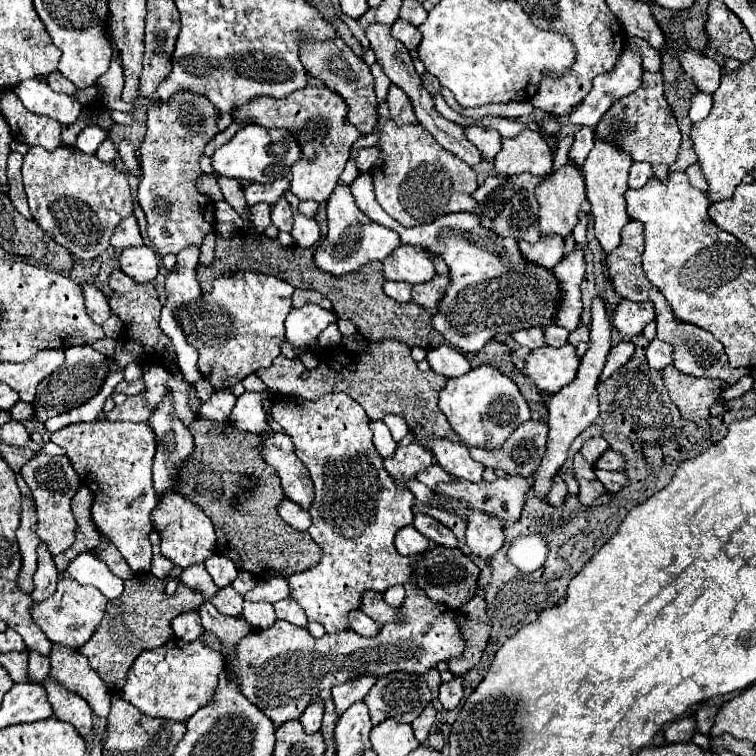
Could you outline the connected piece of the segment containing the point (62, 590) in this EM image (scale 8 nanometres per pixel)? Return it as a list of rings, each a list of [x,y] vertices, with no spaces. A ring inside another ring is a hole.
[[[61,577],[59,585],[57,585],[57,593],[53,593],[47,601],[33,603],[31,617],[51,643],[61,643],[71,649],[79,649],[81,645],[85,645],[89,641],[89,637],[101,623],[105,605],[107,605],[107,599],[101,595],[99,589],[83,587],[83,585],[75,583],[73,579]]]

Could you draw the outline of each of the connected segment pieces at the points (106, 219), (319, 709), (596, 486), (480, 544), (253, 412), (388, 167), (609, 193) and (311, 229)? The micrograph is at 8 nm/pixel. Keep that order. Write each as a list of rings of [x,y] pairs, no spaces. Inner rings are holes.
[[[61,145],[55,151],[31,147],[23,157],[21,173],[35,223],[77,259],[101,255],[119,221],[133,213],[127,177],[113,163],[101,163],[95,155],[81,153],[75,147]]]
[[[311,703],[301,713],[301,723],[305,727],[305,733],[317,733],[321,729],[321,719],[323,719],[323,703]]]
[[[575,477],[575,479],[579,483],[579,501],[583,505],[591,505],[601,493],[605,493],[603,485],[597,479],[593,479],[593,481],[587,481],[583,477]]]
[[[465,509],[463,517],[467,519],[467,547],[473,555],[481,559],[491,559],[495,551],[501,549],[505,533],[501,523],[495,517],[485,517],[485,513]]]
[[[245,391],[237,399],[237,405],[233,407],[229,421],[233,421],[235,427],[251,431],[251,433],[257,433],[257,431],[261,433],[263,429],[271,431],[271,427],[265,421],[265,411],[263,411],[263,401],[267,397],[269,395],[265,395],[265,393],[247,393]]]
[[[387,119],[385,123],[375,125],[375,133],[379,133],[379,159],[369,171],[373,177],[375,197],[385,213],[397,219],[403,227],[417,227],[447,213],[475,209],[477,201],[471,197],[477,189],[475,171],[443,149],[421,123],[395,125],[395,121]]]
[[[597,139],[595,147],[591,149],[591,153],[583,165],[587,199],[591,203],[591,215],[595,219],[595,237],[601,243],[601,247],[605,249],[605,253],[613,251],[621,243],[621,239],[619,239],[621,229],[629,221],[629,215],[625,211],[625,191],[629,189],[627,173],[629,173],[631,163],[633,163],[631,157],[617,151],[611,143]]]
[[[295,213],[293,215],[295,223],[291,229],[291,237],[299,247],[313,247],[319,241],[319,225],[315,219]]]

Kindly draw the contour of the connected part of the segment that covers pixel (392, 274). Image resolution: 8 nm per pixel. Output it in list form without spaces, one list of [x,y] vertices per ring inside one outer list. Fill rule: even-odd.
[[[399,245],[385,261],[383,275],[389,281],[407,281],[407,283],[423,283],[435,275],[433,261],[427,257],[423,249],[411,245]]]

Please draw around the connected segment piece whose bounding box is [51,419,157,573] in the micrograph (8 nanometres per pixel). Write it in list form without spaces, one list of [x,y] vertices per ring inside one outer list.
[[[97,419],[91,423],[67,425],[55,431],[51,441],[67,451],[79,479],[93,491],[95,503],[91,515],[97,529],[111,539],[135,573],[147,573],[151,565],[149,533],[153,527],[149,525],[149,513],[157,507],[151,481],[155,457],[153,429],[149,429],[147,423]]]

